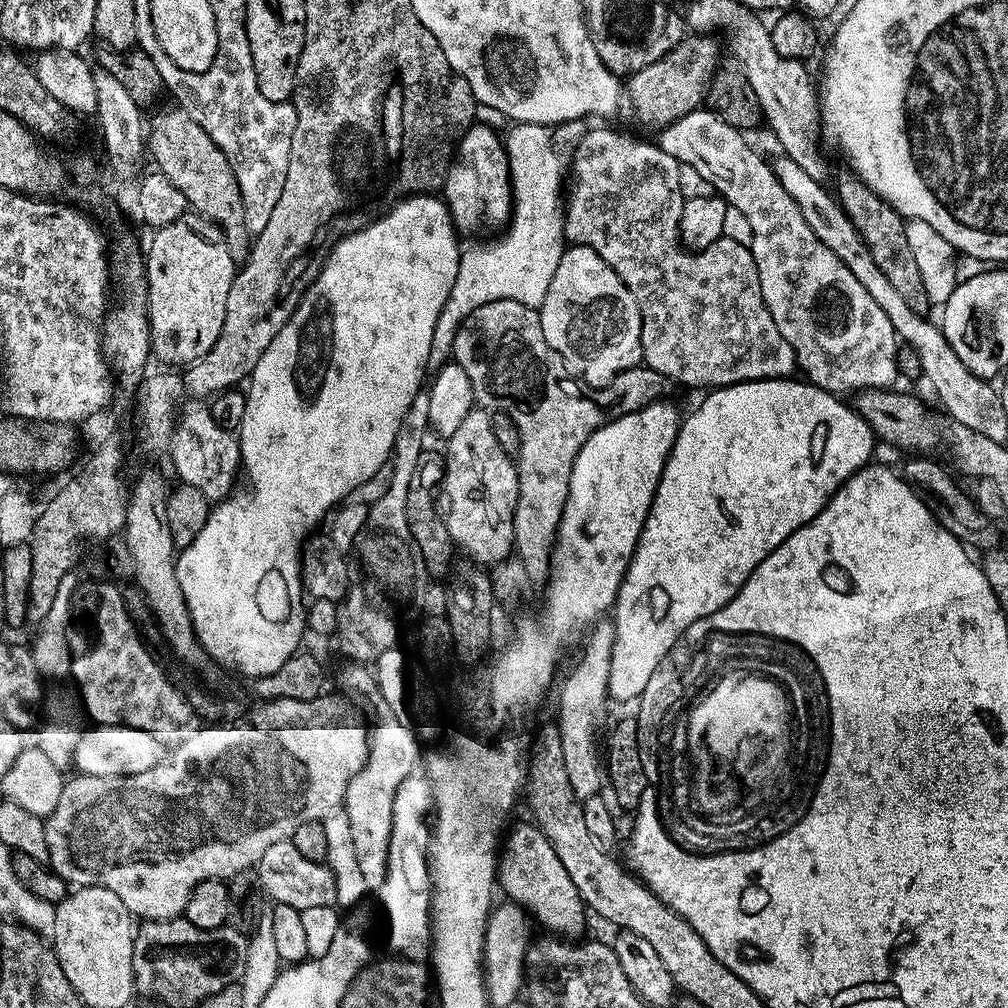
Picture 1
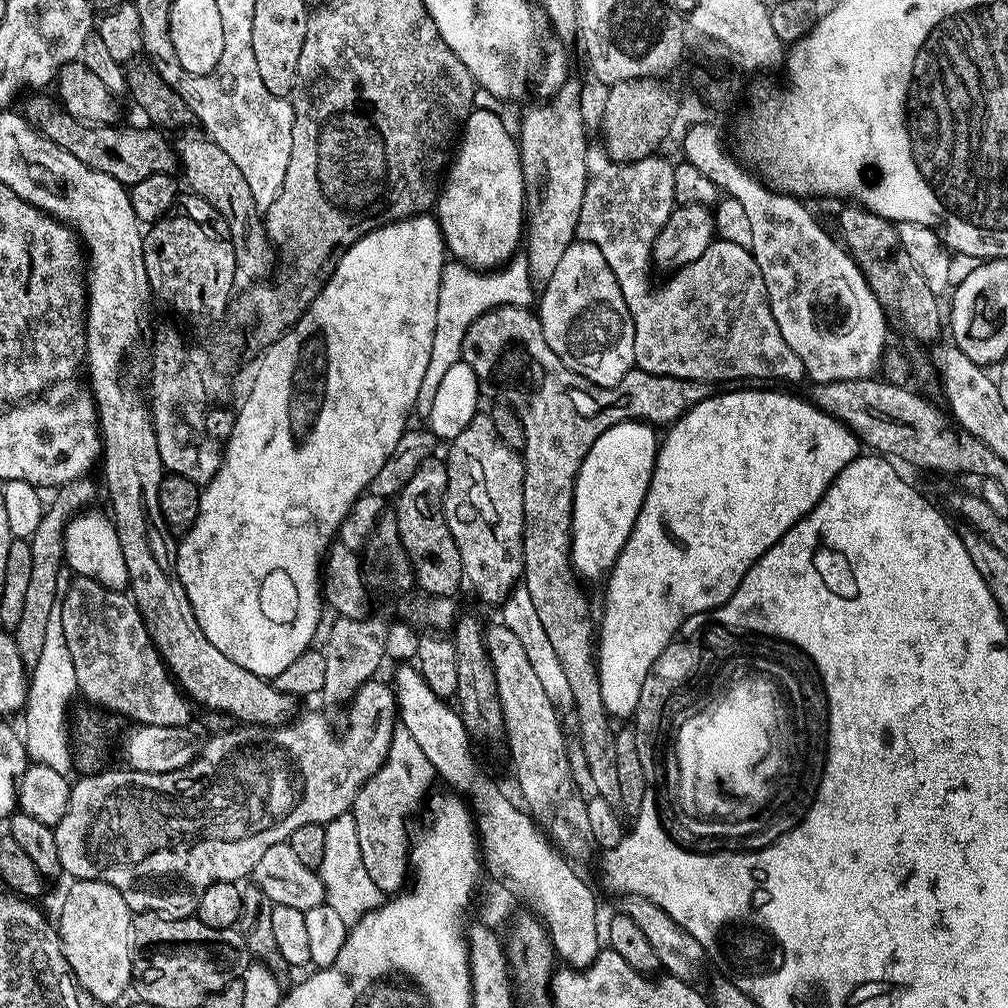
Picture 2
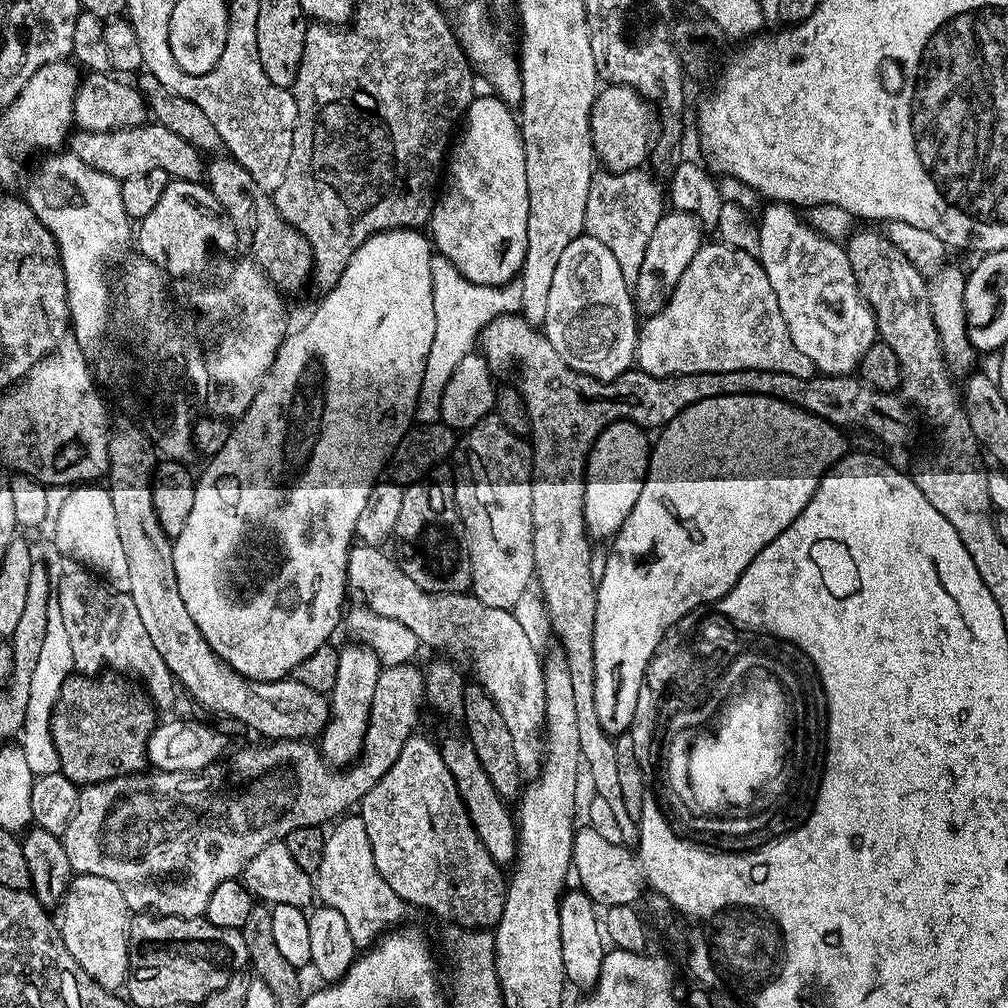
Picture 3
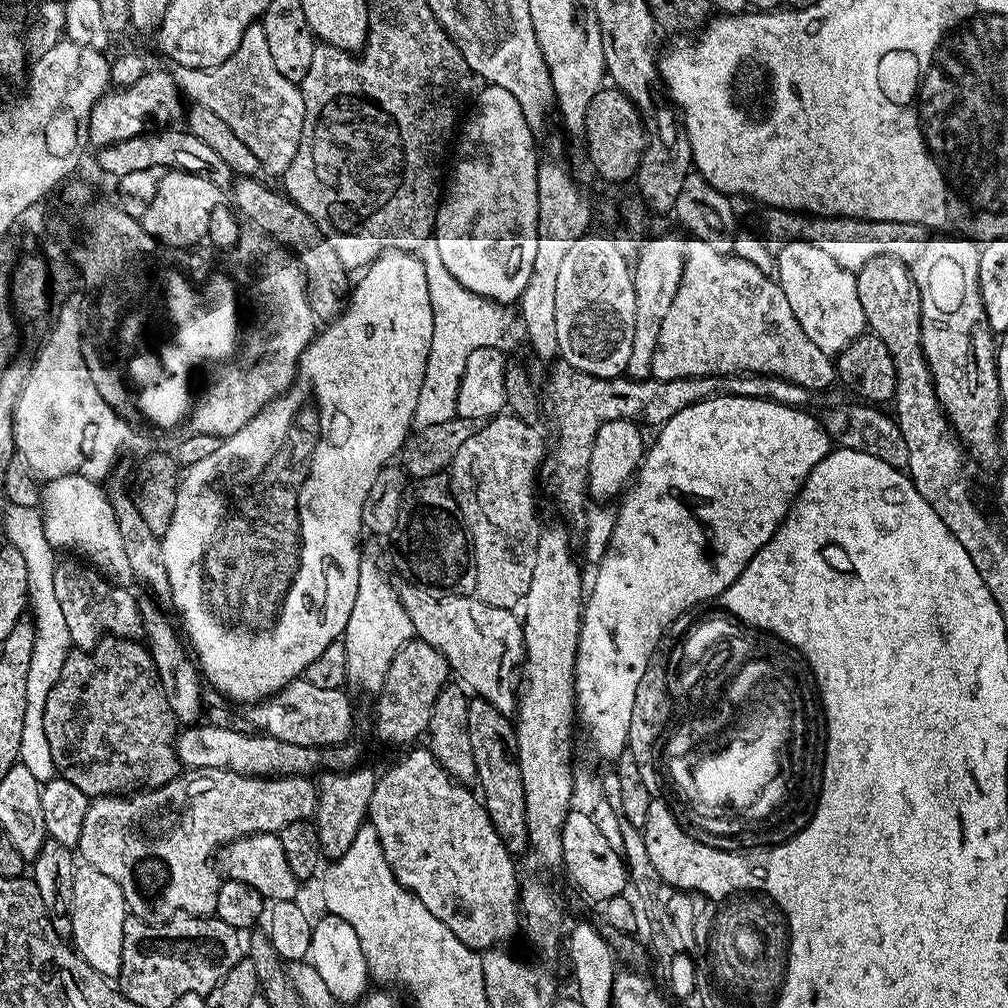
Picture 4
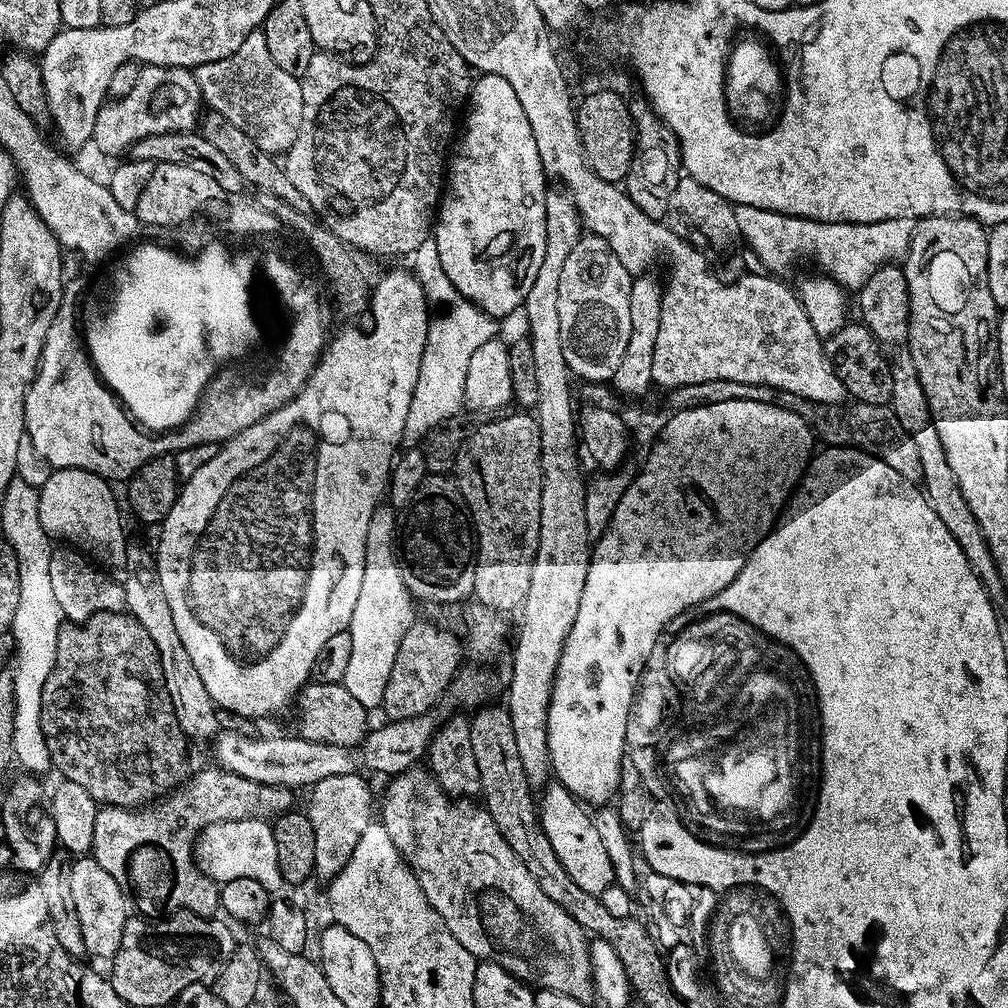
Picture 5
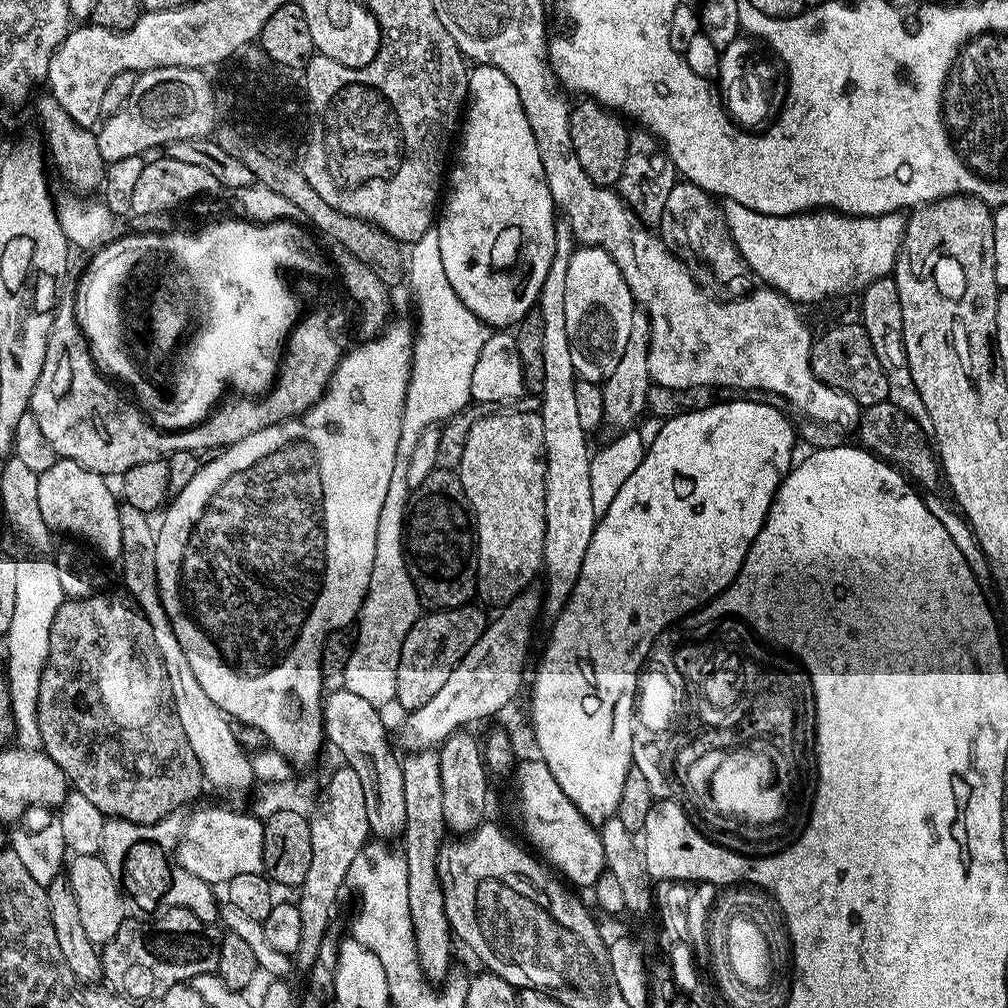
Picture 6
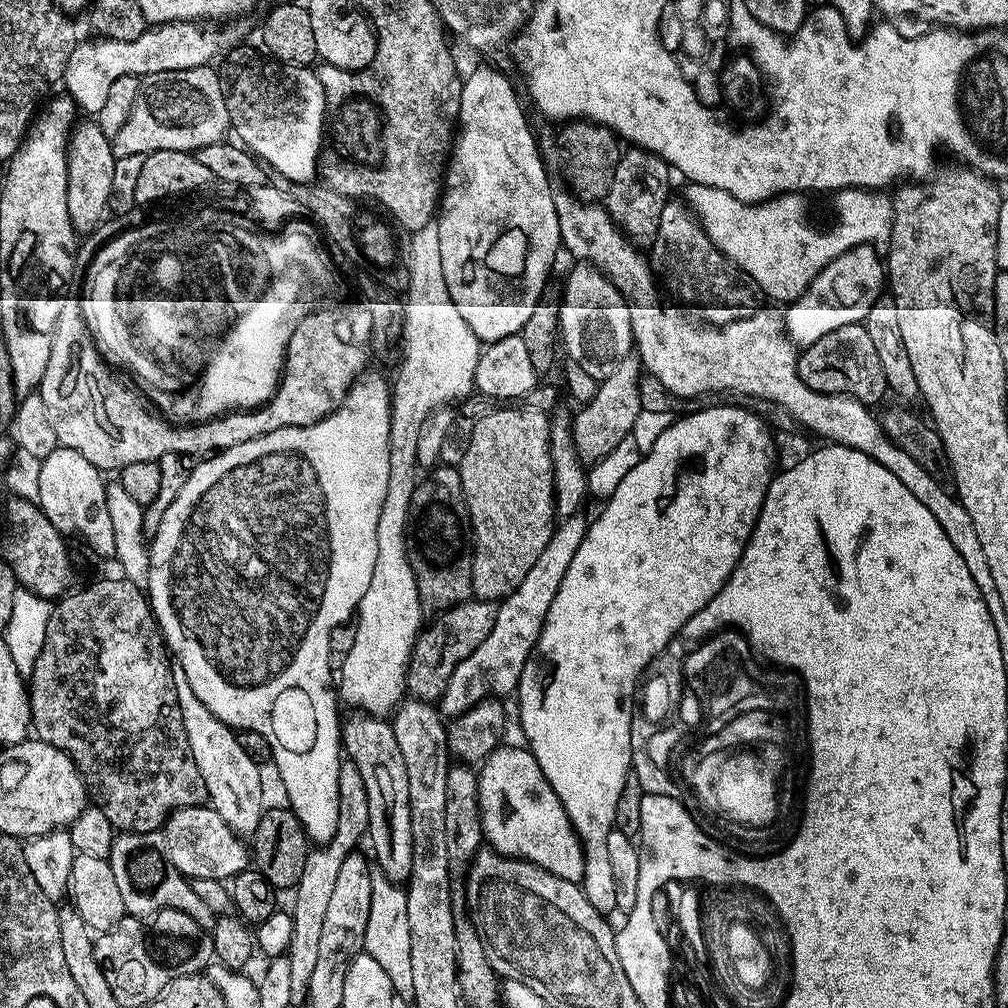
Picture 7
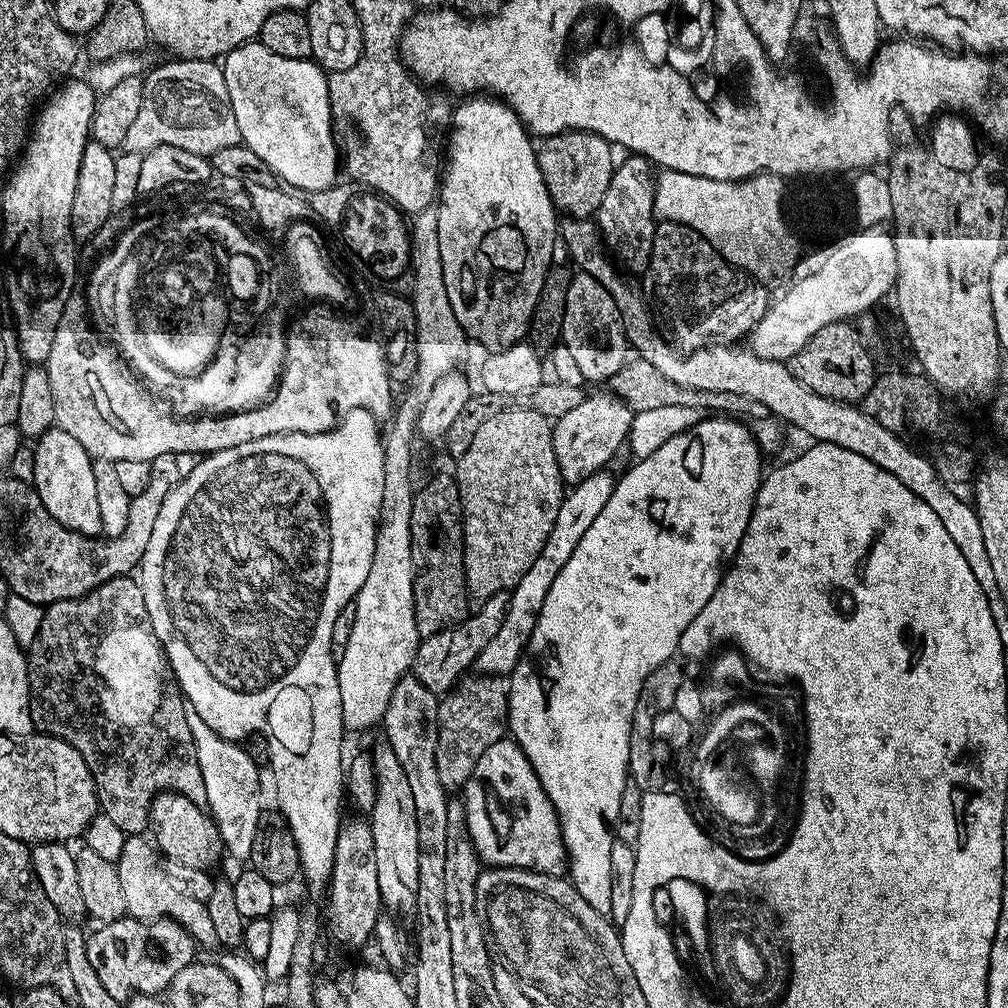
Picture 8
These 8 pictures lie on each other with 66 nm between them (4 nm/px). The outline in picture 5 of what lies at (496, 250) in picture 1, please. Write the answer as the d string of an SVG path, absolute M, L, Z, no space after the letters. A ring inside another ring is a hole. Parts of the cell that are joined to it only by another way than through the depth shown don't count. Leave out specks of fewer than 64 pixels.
M435 239L422 242L422 246L418 246L414 253L414 260L414 275L429 302L430 319L426 346L418 370L418 382L410 398L410 411L406 414L403 443L408 446L419 445L429 432L435 432L440 425L457 419L456 415L465 407L466 372L470 358L478 346L483 346L498 336L497 321L487 316L477 304L469 302L456 289L454 282L446 278L446 270L442 270L442 258L438 258Z

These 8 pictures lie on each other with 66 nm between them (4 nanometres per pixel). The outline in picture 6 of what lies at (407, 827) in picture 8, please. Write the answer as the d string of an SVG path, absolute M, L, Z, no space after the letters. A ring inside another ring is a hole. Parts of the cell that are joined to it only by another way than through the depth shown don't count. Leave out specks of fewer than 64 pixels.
M346 690L329 691L322 701L324 734L329 745L340 751L343 763L356 771L366 796L371 835L384 842L403 837L406 826L406 794L404 793L404 765L396 757L388 732L384 729L381 709Z

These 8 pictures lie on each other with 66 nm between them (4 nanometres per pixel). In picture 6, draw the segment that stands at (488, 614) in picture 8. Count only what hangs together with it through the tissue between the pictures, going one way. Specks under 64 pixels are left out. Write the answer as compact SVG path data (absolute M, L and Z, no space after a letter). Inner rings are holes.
M472 607L432 610L429 616L424 614L417 618L410 634L406 634L398 662L395 698L395 703L401 704L404 710L424 706L434 698L459 660L466 657L467 651L483 635L489 617L484 617L482 609Z

